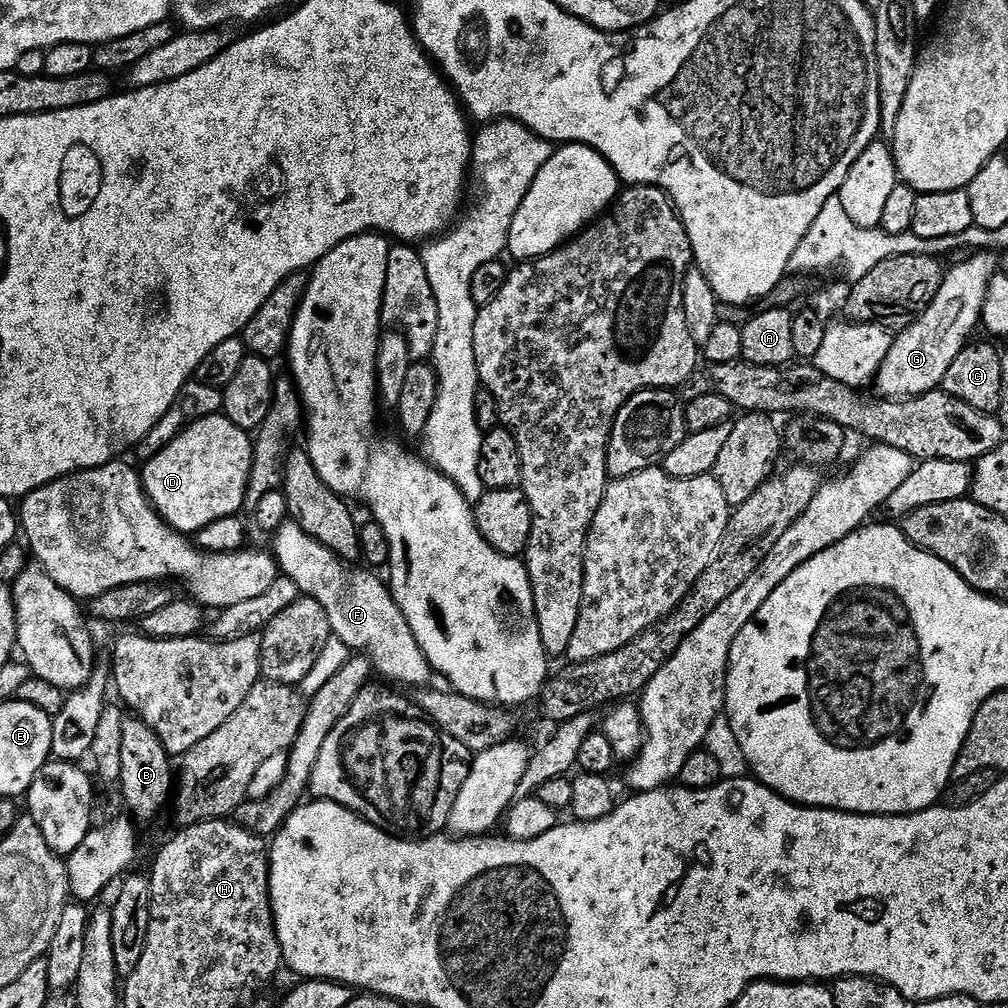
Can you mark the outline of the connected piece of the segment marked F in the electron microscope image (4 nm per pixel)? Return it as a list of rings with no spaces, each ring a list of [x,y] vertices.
[[[294,522],[283,524],[274,539],[274,555],[281,573],[295,582],[301,594],[314,598],[322,610],[326,610],[333,636],[349,650],[367,656],[379,675],[381,672],[400,684],[420,684],[416,686],[427,685],[431,681],[428,679],[433,679],[426,654],[422,646],[418,646],[402,610],[396,605],[391,587],[385,581],[383,584],[375,571],[364,566],[356,568],[360,566],[340,560],[338,554],[306,534],[306,530]]]

